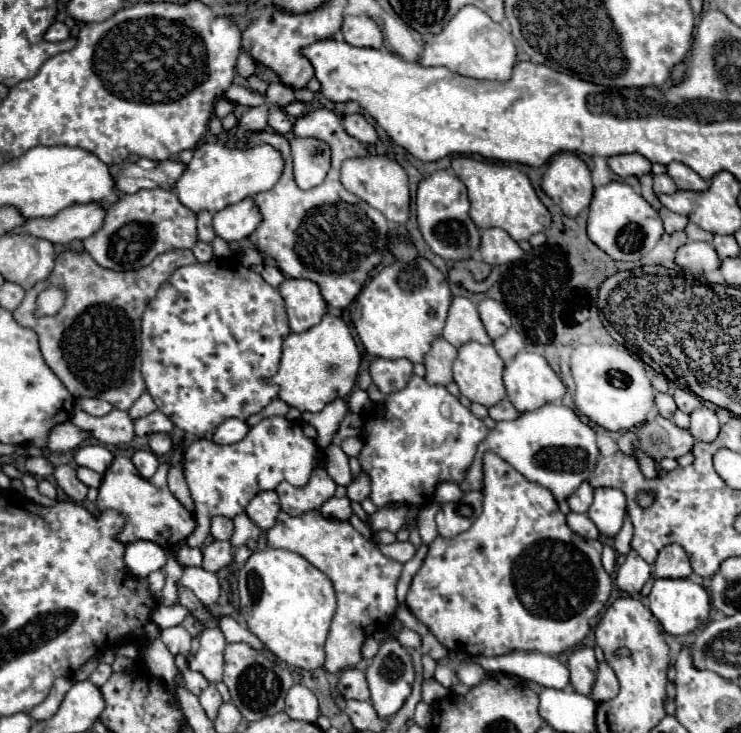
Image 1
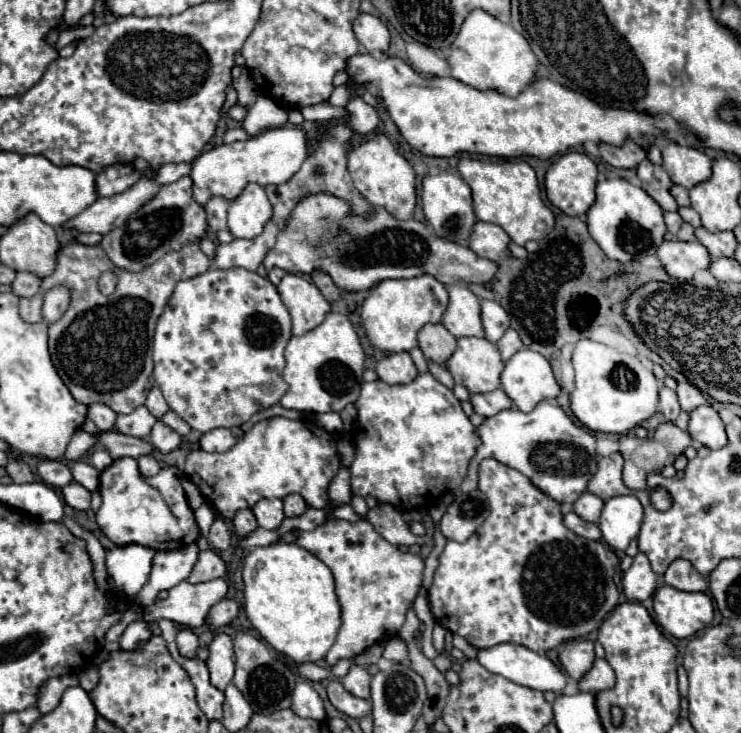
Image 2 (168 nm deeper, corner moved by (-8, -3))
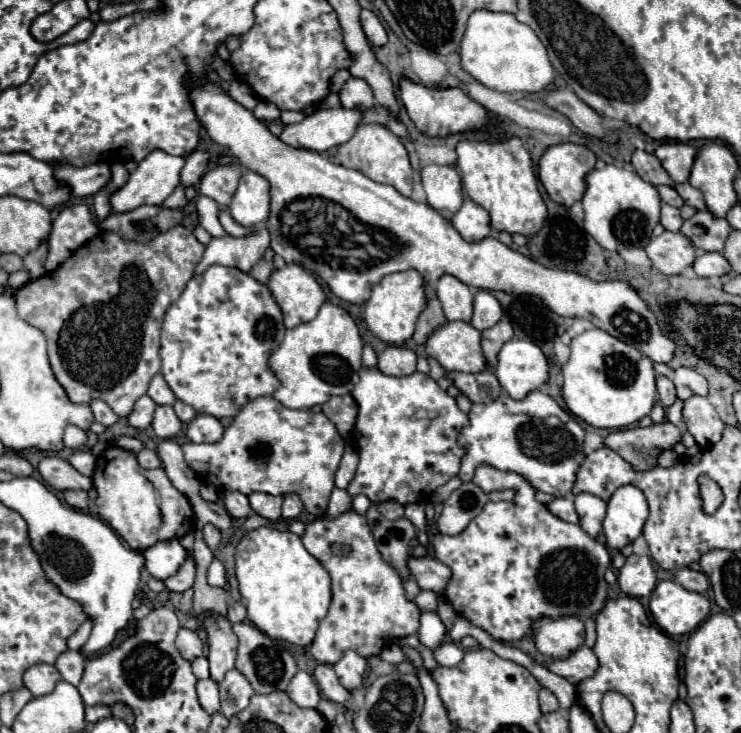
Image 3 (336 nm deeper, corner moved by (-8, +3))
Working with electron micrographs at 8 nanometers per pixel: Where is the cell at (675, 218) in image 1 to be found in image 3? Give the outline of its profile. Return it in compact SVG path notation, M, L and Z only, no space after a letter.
M662 205L662 219L660 223L664 225L664 229L668 231L680 231L682 227L682 217L680 217L680 211L676 207L670 207L670 205Z

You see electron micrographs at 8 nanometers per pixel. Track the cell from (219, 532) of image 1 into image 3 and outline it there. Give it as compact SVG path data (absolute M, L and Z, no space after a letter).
M208 523L208 525L204 525L202 533L204 533L204 541L206 541L206 545L208 545L212 551L216 551L218 545L220 545L220 531L218 531L214 525Z

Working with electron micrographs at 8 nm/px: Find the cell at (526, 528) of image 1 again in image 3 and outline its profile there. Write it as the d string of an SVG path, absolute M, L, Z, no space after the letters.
M480 465L472 481L478 483L478 487L482 487L486 493L512 489L516 495L512 501L488 503L482 509L482 515L472 519L466 531L456 537L442 533L434 535L434 555L452 571L452 577L444 589L444 599L454 607L454 613L474 627L484 629L488 635L502 643L514 643L530 637L532 627L544 617L578 617L582 621L594 619L608 601L608 583L604 579L604 573L612 563L608 547L590 537L580 525L566 523L552 515L546 505L536 501L536 489L518 473Z

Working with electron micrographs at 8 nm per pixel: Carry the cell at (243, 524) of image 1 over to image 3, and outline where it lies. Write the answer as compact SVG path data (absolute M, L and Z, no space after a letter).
M224 491L222 499L224 499L224 505L226 505L228 513L234 519L246 519L252 513L252 509L248 505L248 497L238 493L238 491Z

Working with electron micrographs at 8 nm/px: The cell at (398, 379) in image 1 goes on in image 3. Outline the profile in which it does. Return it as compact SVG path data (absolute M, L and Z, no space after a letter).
M388 345L378 355L378 369L384 375L394 375L394 377L412 375L416 371L416 353L406 347Z

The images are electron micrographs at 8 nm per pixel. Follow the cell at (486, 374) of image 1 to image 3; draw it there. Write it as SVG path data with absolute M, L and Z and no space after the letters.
M446 323L426 341L426 353L434 357L446 373L480 373L488 369L482 353L482 333L470 323Z

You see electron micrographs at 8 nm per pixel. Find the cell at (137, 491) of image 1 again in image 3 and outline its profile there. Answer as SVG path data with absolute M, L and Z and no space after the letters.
M108 447L100 455L94 477L92 477L94 487L98 491L98 499L94 501L94 515L98 515L102 521L106 521L134 551L144 551L150 545L154 545L156 541L182 537L194 525L189 501L186 501L186 517L182 517L182 511L178 511L176 521L162 519L158 495L156 495L152 483L142 475L142 471L145 470L140 467L136 461L136 455L132 451L126 451L120 447Z

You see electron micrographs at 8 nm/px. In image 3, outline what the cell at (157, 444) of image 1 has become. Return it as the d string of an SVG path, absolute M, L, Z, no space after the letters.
M156 407L154 419L152 419L152 429L158 439L172 439L182 429L182 423L174 415L172 407Z

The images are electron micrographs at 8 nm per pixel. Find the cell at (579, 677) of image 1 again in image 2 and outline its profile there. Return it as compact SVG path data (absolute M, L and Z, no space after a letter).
M584 637L566 641L560 645L558 659L564 665L566 673L578 681L590 669L592 661L594 661L594 643Z

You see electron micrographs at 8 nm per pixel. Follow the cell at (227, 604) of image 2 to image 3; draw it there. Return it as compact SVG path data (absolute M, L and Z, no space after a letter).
M234 603L234 605L230 605L228 607L228 621L232 621L232 623L240 623L240 621L244 621L246 619L246 607L242 605L242 603Z

